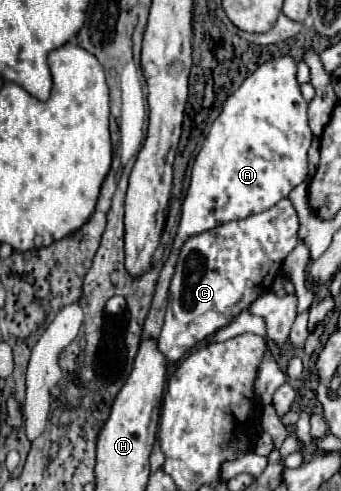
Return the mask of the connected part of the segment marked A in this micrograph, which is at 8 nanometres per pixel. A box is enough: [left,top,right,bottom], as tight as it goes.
[143,54,311,338]

